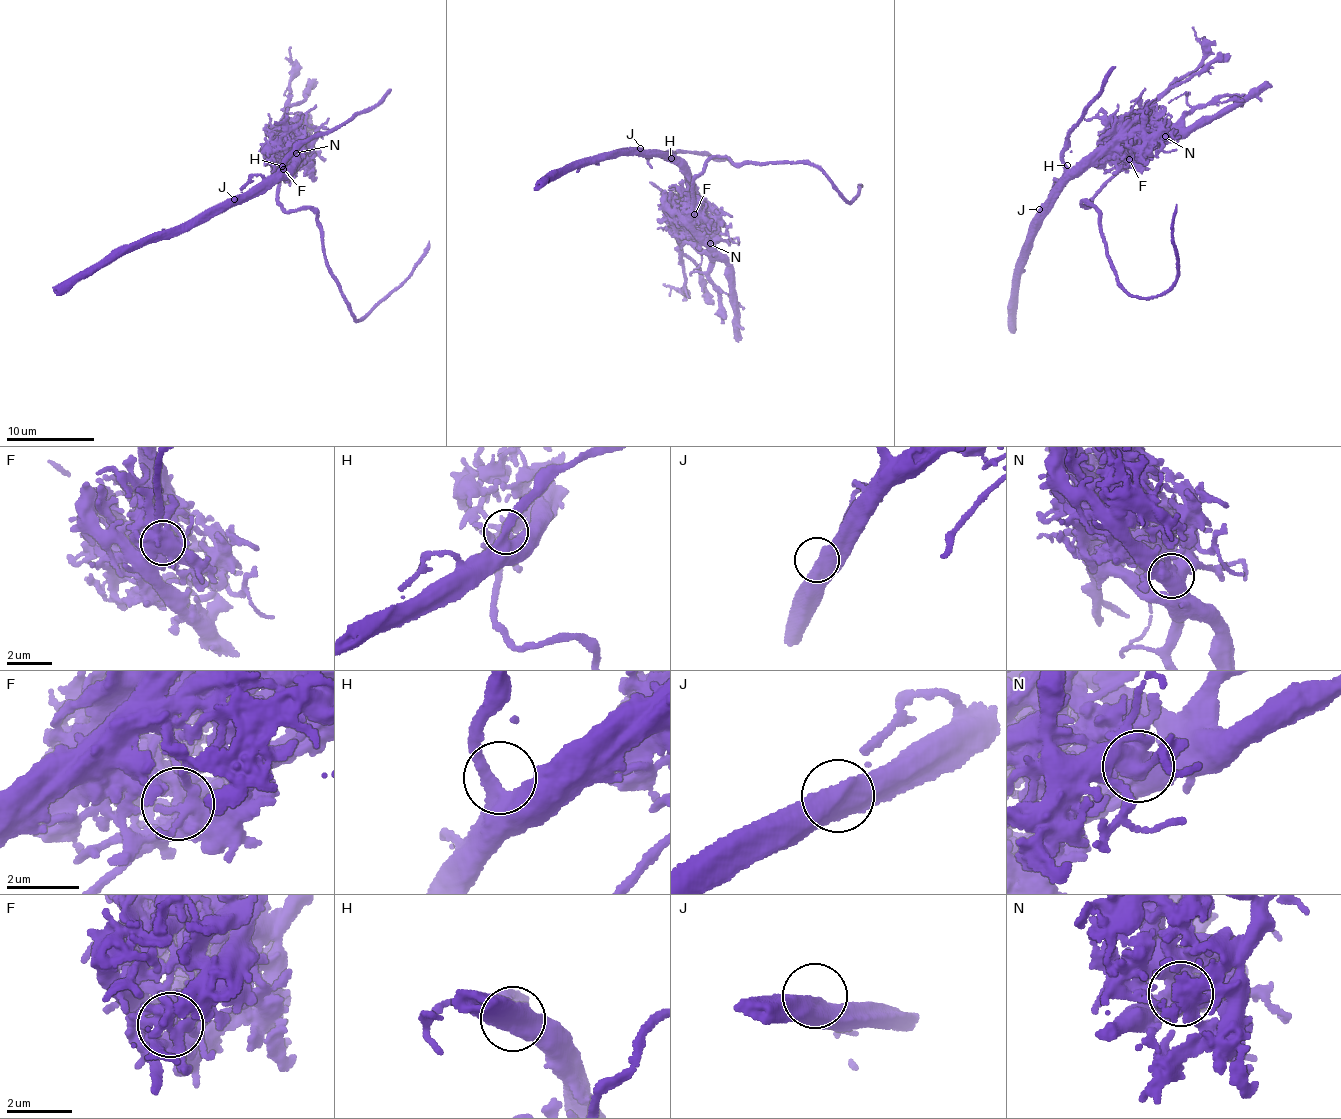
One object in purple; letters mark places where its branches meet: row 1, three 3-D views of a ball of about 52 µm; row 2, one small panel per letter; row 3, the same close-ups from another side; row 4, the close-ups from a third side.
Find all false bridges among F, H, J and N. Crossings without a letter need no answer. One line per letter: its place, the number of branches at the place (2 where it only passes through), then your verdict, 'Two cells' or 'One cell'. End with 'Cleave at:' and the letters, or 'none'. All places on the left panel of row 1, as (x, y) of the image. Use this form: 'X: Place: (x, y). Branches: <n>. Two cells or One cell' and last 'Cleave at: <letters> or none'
F: Place: (283, 169). Branches: 5. Two cells
H: Place: (282, 166). Branches: 2. One cell
J: Place: (234, 199). Branches: 2. One cell
N: Place: (296, 153). Branches: 3. Two cells
Cleave at: F, N

